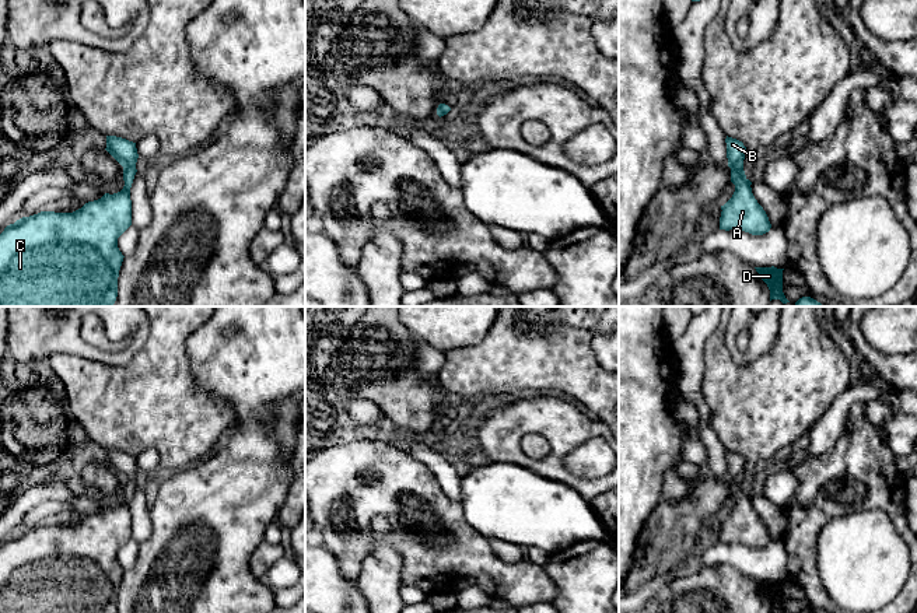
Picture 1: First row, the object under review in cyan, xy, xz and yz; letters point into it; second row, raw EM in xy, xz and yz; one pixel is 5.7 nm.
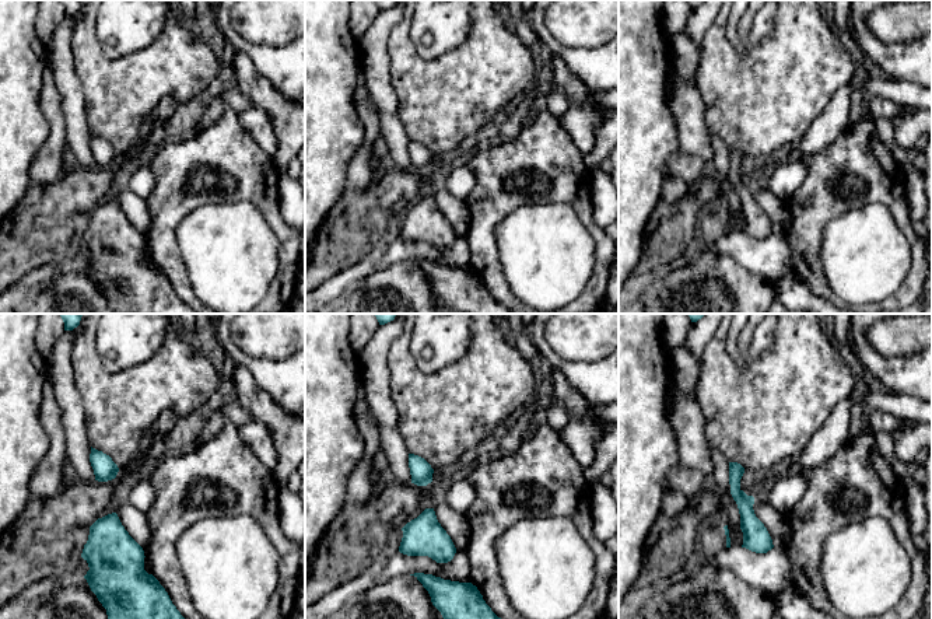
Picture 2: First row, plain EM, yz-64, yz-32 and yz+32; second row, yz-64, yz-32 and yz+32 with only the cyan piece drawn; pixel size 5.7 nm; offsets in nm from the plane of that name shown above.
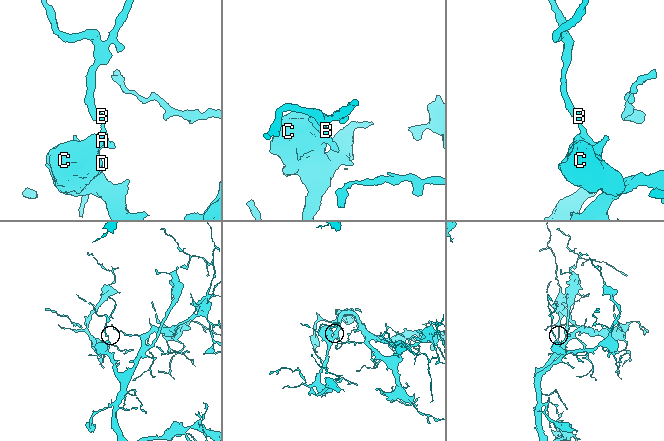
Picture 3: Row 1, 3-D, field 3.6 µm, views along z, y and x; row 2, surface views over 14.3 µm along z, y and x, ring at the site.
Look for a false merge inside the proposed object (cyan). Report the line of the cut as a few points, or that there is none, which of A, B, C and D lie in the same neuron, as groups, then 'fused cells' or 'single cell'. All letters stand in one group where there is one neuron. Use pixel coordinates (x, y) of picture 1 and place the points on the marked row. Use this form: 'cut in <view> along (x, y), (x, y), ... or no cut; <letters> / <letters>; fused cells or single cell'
no cut; A B C D; single cell

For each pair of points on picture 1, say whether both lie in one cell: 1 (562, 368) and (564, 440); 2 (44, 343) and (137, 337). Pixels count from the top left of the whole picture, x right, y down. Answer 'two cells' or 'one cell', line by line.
1: two cells
2: one cell

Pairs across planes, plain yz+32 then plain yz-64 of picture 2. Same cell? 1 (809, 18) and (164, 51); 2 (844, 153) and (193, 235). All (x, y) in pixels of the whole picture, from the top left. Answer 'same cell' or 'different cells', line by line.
1: same cell
2: different cells

